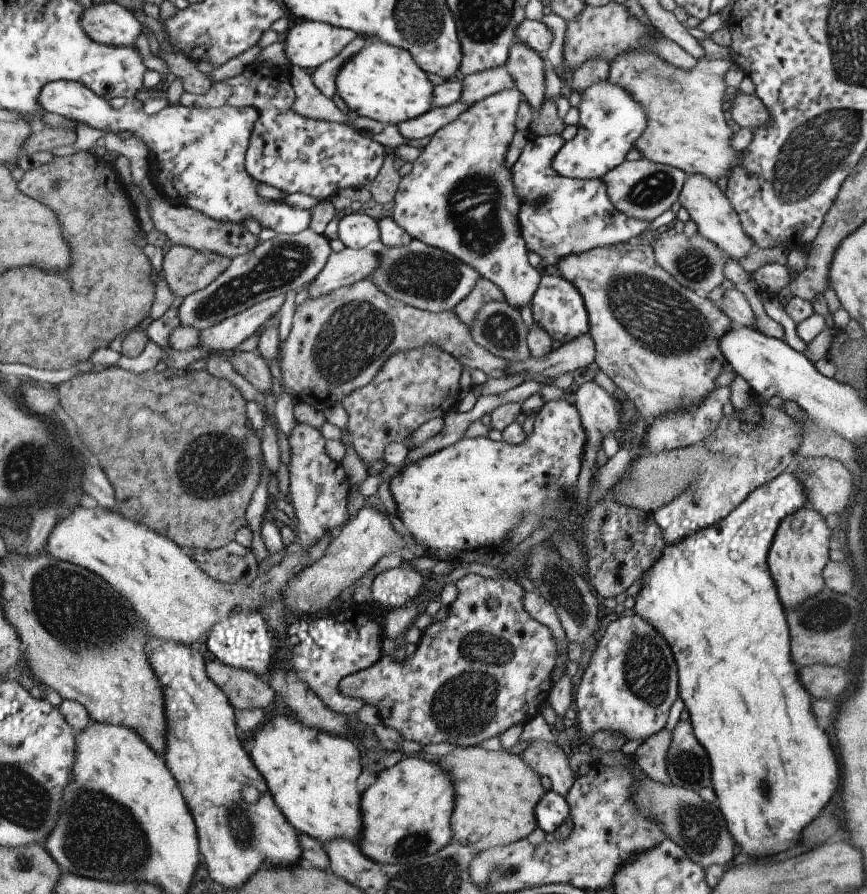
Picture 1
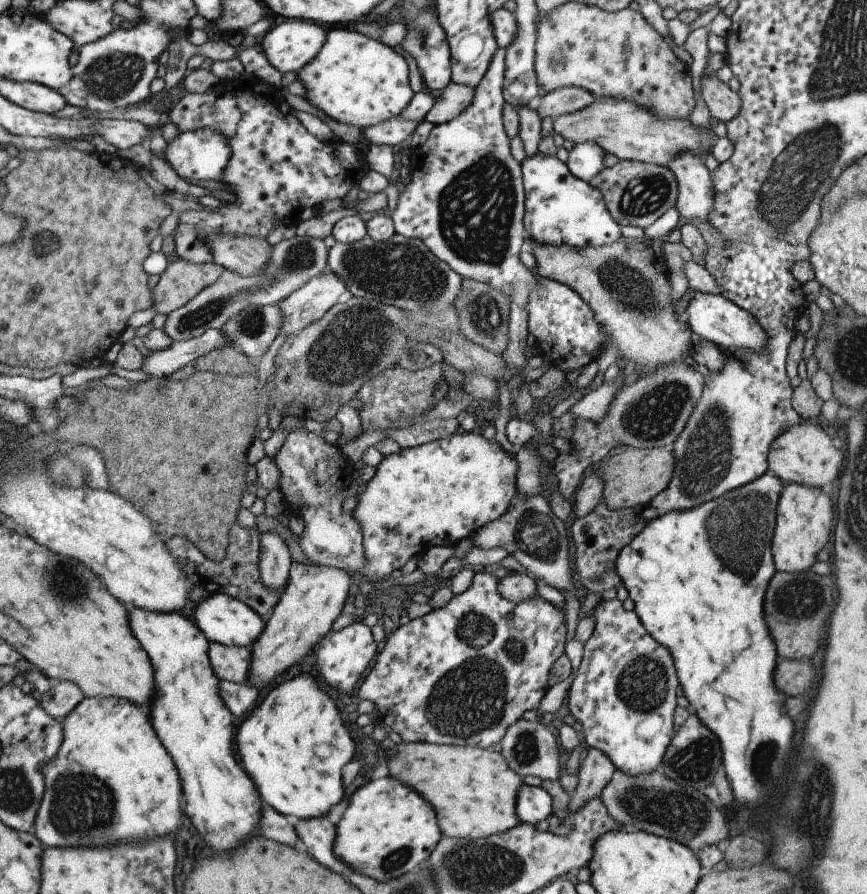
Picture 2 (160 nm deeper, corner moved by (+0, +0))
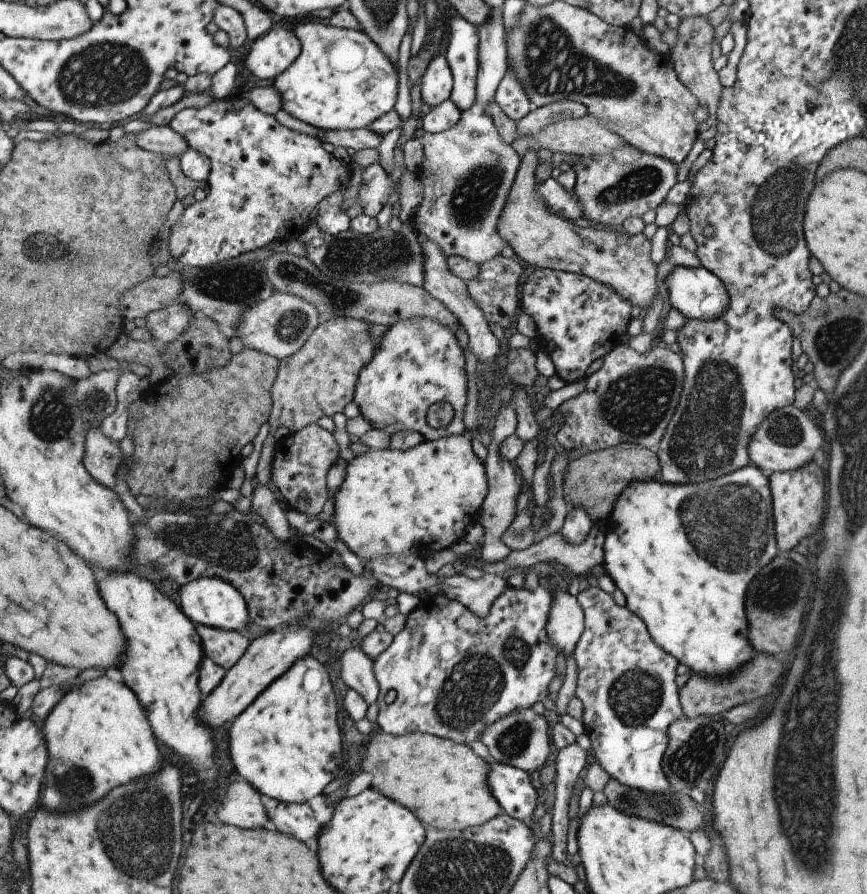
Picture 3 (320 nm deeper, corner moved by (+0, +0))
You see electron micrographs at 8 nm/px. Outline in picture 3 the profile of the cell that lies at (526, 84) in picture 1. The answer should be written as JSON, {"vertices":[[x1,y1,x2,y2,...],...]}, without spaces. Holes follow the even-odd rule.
{"vertices":[[529,149,520,157,513,184,496,222,498,235,522,264,582,274,605,285,616,295,629,301,630,306,638,304,642,315,646,313,651,297,657,296,657,264,649,260,650,240,644,238,642,233,628,236,616,229,597,232,579,227,546,209,536,193,536,152]]}

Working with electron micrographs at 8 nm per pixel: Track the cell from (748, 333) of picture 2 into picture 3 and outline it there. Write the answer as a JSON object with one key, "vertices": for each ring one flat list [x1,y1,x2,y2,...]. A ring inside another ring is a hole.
{"vertices":[[673,265,673,268,663,280,670,308,675,308,684,317,692,319,714,319,722,315,728,307,728,296,721,281,714,277,701,265,698,267,684,267]]}

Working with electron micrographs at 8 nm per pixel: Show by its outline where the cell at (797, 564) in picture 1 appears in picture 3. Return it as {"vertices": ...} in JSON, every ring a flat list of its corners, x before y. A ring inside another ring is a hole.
{"vertices":[[819,459,803,463,795,470,775,471,768,478,772,502,772,519,774,520,774,535,776,546,791,554,791,550,803,538,813,534,823,516,823,498,825,498,825,478,819,470]]}

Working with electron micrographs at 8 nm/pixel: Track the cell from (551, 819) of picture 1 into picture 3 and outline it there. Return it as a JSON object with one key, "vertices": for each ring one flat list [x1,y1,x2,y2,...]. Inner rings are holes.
{"vertices":[[491,758,486,772,486,784,501,812,517,820,532,816,540,791,531,785,529,774,510,764,501,764]]}

